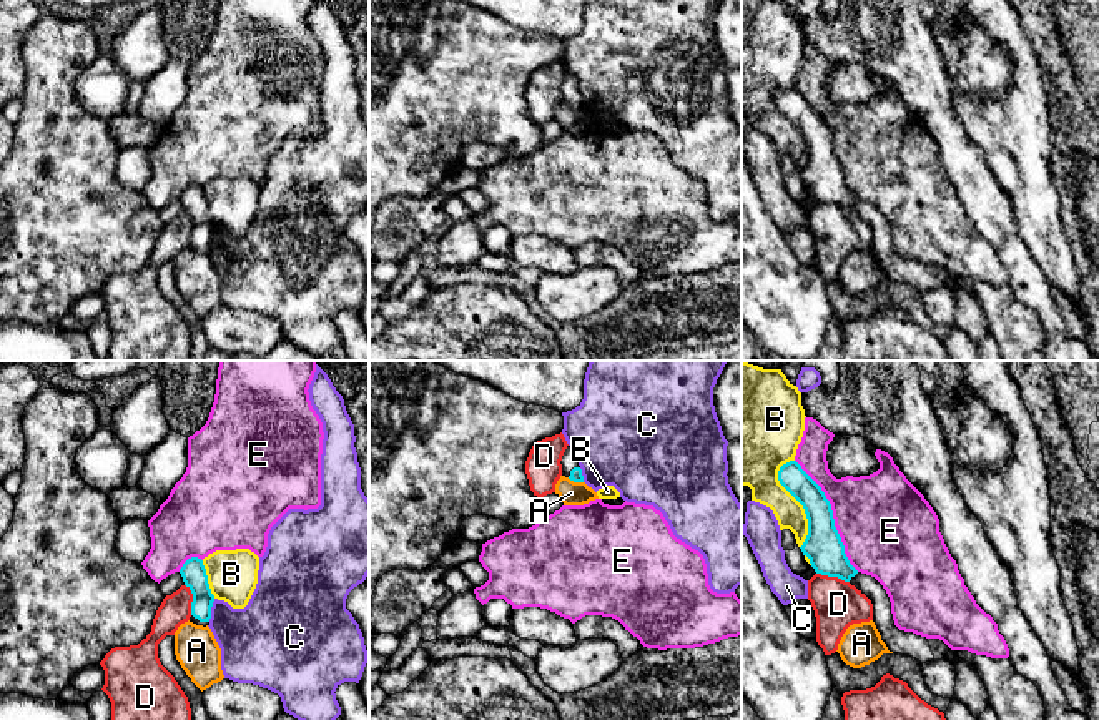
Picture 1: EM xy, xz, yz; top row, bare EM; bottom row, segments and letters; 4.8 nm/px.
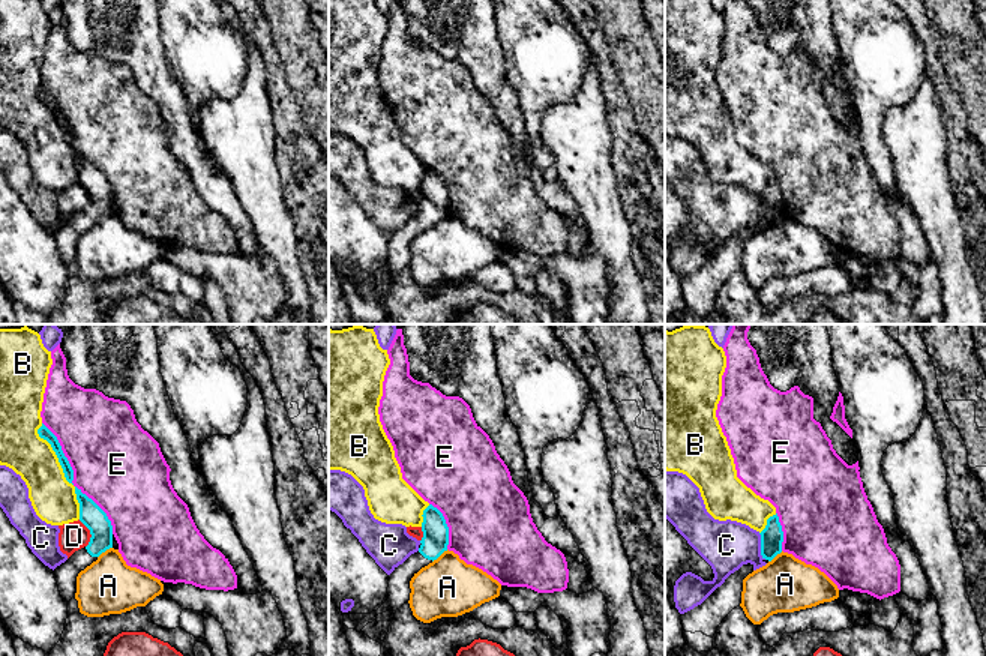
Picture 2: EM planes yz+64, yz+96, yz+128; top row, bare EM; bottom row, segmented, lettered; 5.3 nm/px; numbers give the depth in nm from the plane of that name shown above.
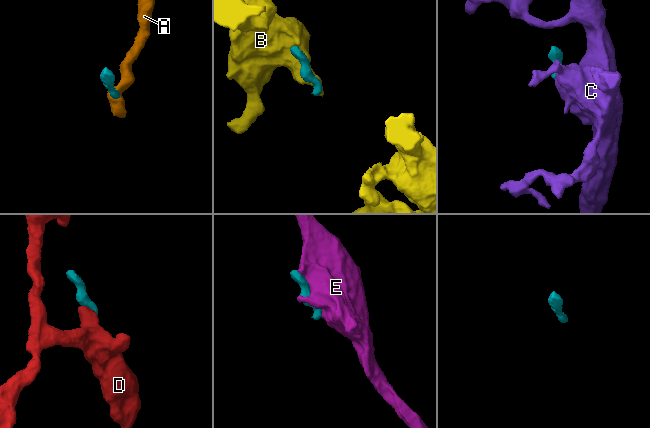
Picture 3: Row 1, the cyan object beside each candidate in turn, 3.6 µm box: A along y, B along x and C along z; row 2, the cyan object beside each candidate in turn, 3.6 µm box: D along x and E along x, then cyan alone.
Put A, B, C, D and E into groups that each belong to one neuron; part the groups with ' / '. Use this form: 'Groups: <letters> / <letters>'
Groups: A / B / C / D / E

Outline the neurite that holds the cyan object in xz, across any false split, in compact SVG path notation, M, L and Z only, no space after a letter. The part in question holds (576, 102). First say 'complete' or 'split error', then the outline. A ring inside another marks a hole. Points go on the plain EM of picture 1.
split error; M567 73L560 91L562 103L569 105L574 110L584 110L582 96L579 93L579 81L574 75Z

